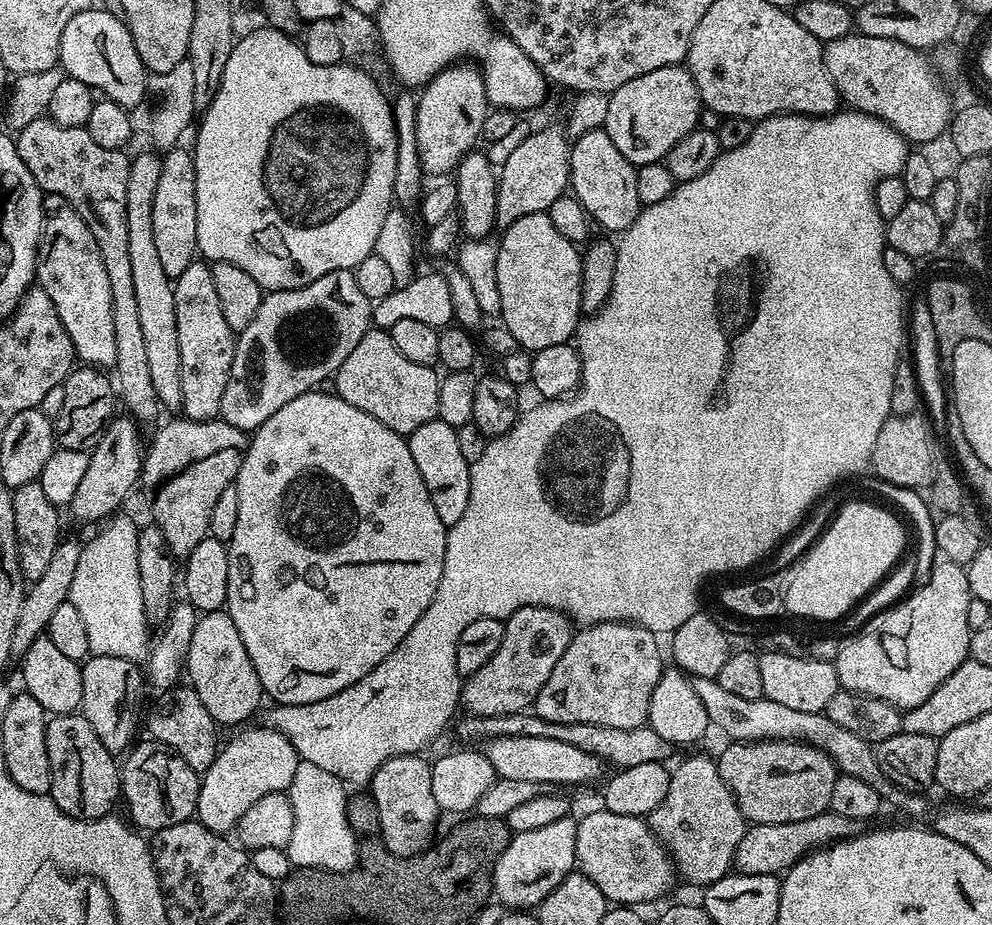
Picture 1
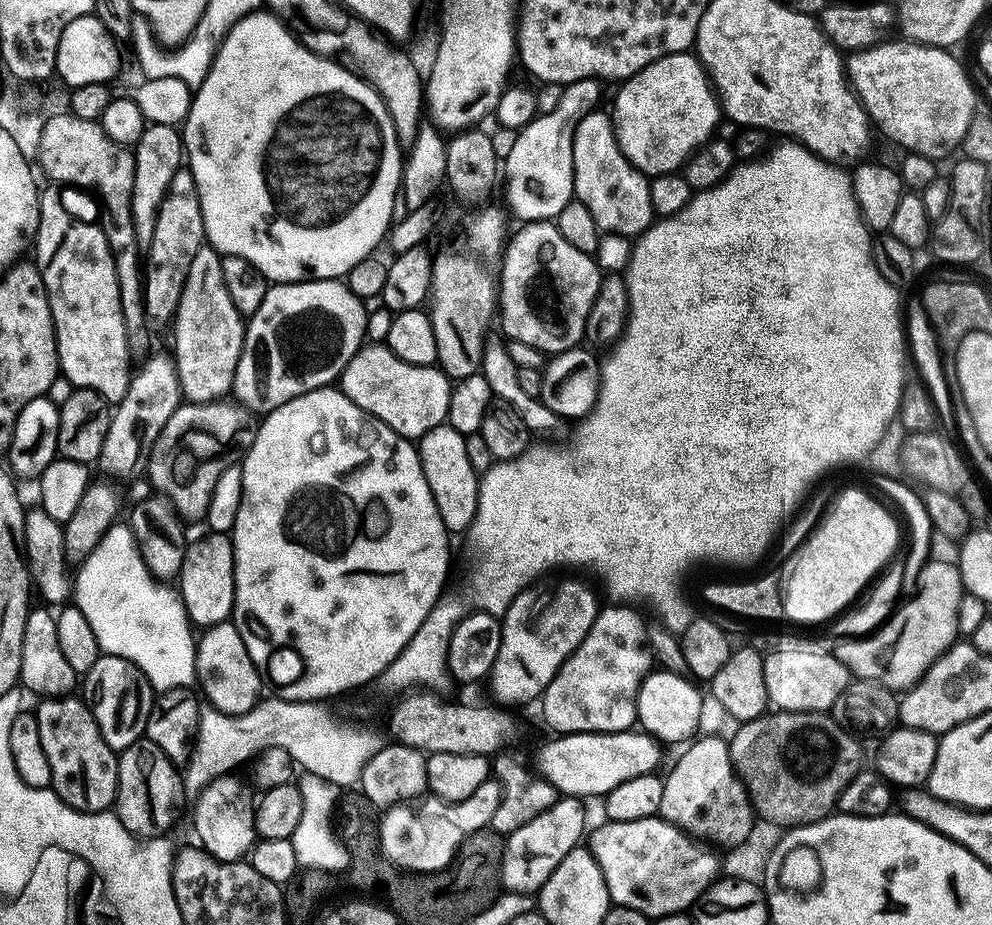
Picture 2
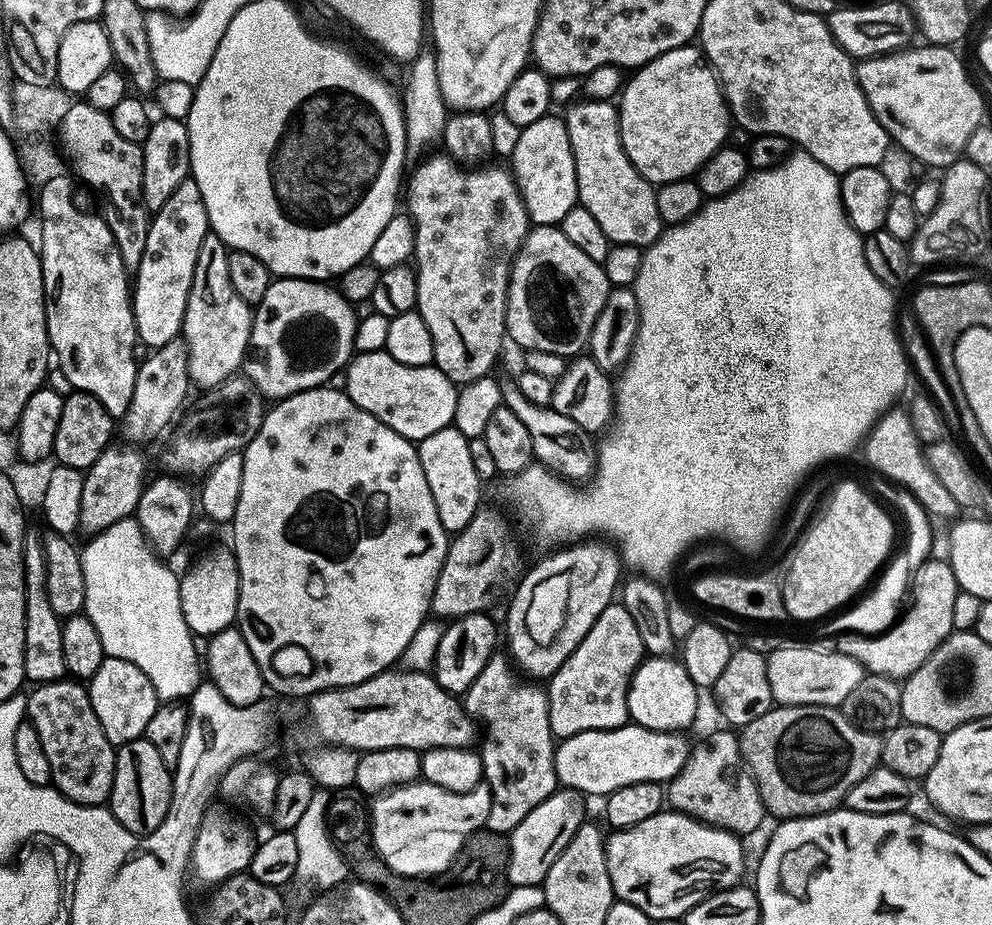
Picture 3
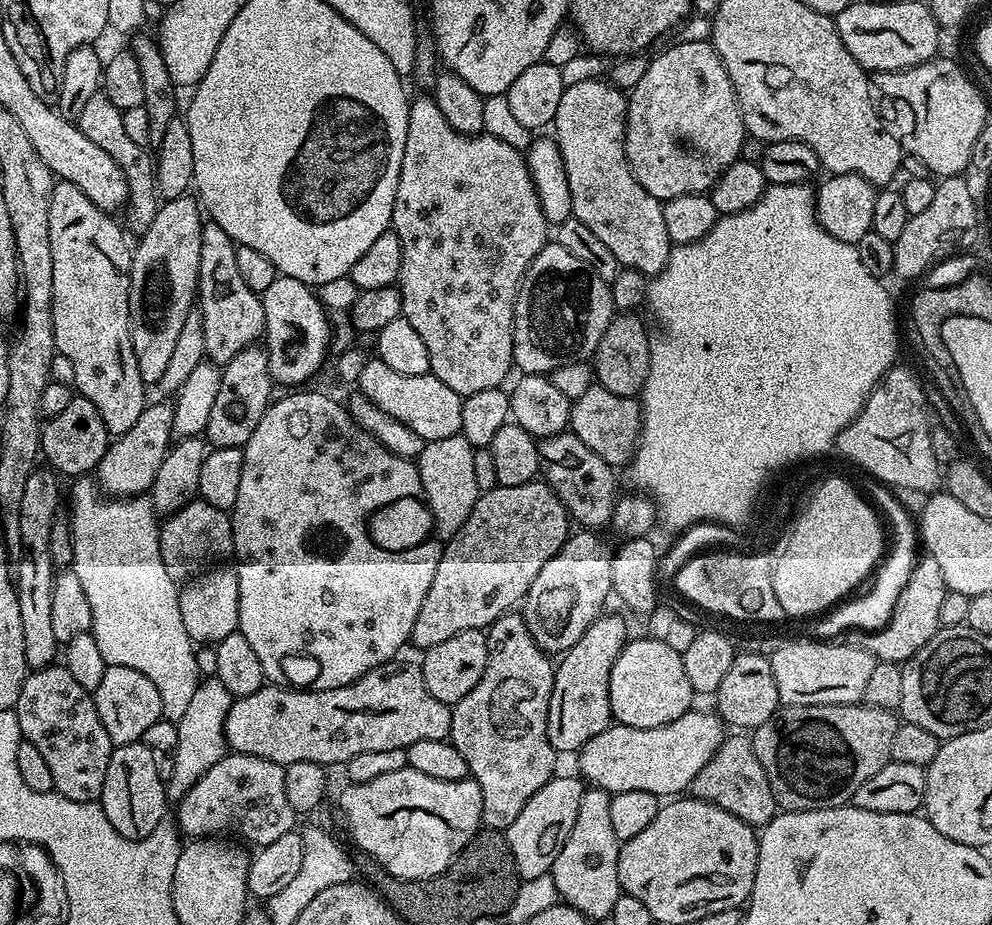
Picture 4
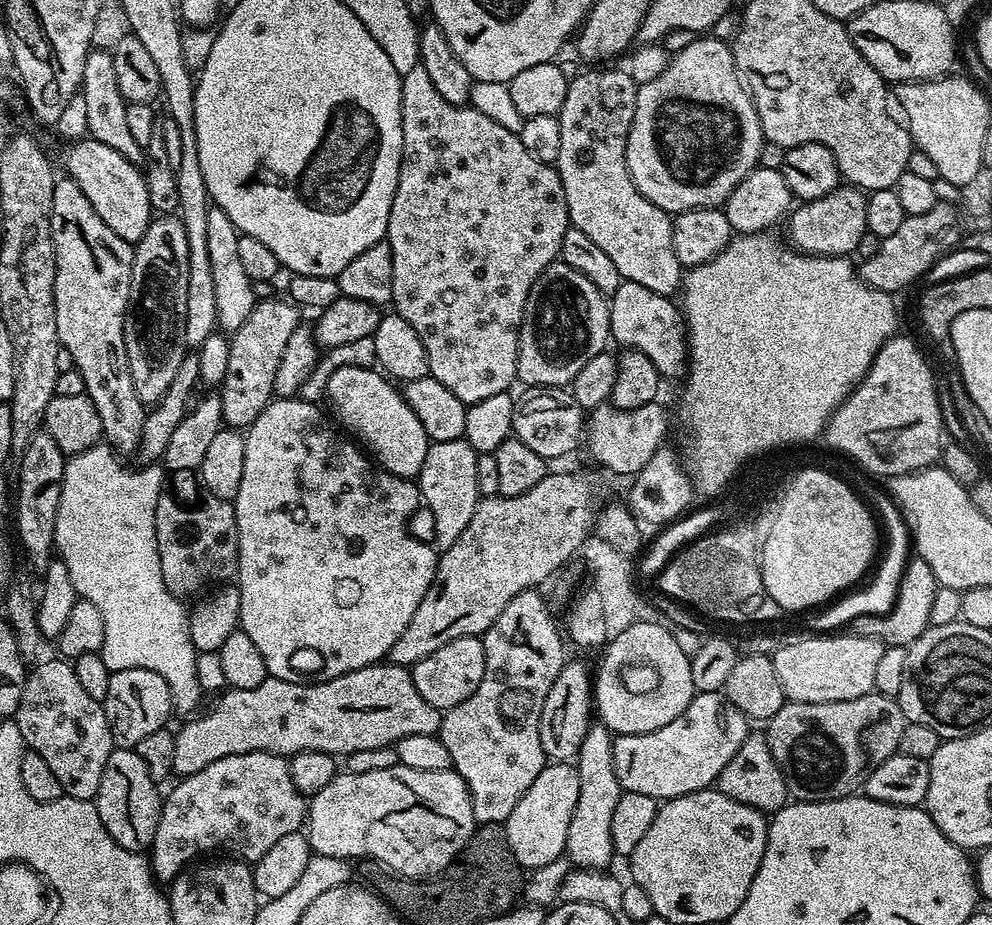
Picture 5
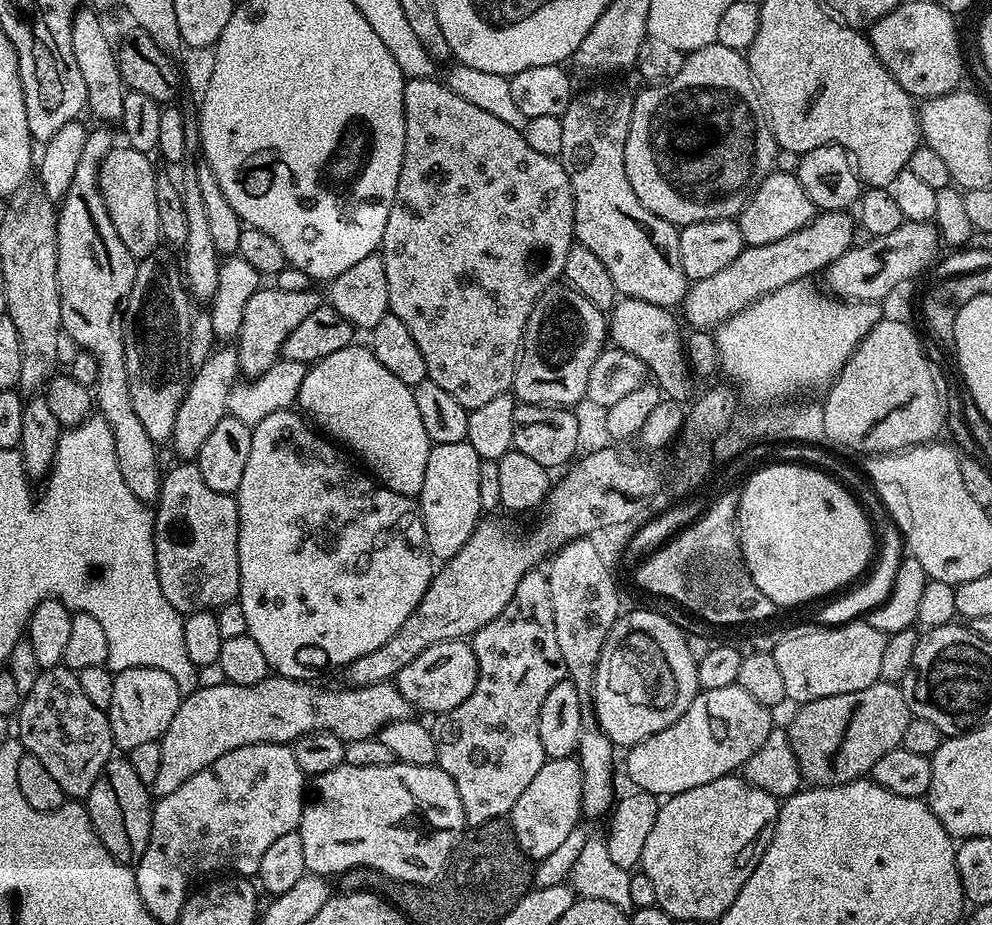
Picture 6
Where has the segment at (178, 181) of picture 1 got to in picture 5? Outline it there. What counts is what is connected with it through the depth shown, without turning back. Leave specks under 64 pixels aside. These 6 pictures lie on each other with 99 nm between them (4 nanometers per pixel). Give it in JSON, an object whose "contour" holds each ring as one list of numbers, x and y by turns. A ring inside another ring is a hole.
{"contour":[[160,214,150,222,144,237,136,241,132,254,132,277,128,312,124,315,126,358,130,358,130,378,138,390,138,398,151,406,159,402,162,394,170,390,178,366,182,366,188,343,186,342,186,280,190,278,189,243,186,226,179,215]]}

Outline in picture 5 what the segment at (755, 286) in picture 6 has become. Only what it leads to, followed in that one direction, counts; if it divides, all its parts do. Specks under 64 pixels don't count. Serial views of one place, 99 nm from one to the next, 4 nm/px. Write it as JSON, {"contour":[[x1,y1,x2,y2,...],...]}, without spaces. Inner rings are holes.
{"contour":[[841,186,822,198,801,203,787,221,788,236,792,239,791,247,805,254,851,257,856,252,858,242,862,242,864,233,868,231,867,201,867,195,861,189,855,186]]}

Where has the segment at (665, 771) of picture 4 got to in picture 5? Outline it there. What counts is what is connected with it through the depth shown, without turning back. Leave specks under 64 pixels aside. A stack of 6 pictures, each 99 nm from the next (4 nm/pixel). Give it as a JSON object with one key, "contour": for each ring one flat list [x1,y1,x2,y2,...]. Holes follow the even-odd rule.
{"contour":[[720,692,693,695,690,706,658,730,646,734,616,736,612,742,612,768,621,789,634,794,650,794,658,802,682,794,711,788,720,777,722,766,738,754,738,746,748,736,750,721]]}

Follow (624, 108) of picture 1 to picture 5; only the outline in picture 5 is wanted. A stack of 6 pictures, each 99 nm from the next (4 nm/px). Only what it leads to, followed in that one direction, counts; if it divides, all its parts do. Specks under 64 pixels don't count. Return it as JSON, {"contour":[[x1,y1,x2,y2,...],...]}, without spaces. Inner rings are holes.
{"contour":[[704,34,692,41,690,46,675,53,662,74,659,74,653,81,637,87,634,122,630,126,630,134,626,142,626,166,630,170,630,178,637,190,664,212,675,214,699,208,718,208,726,202,726,198,730,198,730,194,742,182,742,178,746,178,746,174,750,174,758,167,764,141,762,122,758,122,758,110,754,106,752,95,748,93,743,80,740,79,740,71,736,68,731,47,727,43,723,44,722,41,715,40,712,34]]}

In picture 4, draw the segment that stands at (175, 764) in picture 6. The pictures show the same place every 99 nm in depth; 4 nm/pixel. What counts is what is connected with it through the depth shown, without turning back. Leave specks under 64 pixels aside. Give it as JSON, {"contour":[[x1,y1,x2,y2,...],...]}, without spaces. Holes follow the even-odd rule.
{"contour":[[403,658,380,664,346,686,317,692,268,684,254,690,254,694,235,697,228,705,224,727,224,739,233,753,257,756,281,766,303,760,325,766,344,766,350,758,354,758,354,754,366,754,366,750,406,750,414,742,426,742,426,738,447,740,451,735,451,707,446,702,438,702,438,698,426,690,426,678,422,678,420,664,407,664]]}

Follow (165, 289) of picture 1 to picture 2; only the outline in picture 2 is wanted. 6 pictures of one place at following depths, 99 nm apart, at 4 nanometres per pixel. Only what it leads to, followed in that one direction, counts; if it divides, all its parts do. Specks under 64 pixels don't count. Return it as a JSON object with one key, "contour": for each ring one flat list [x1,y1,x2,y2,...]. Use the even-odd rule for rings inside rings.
{"contour":[[147,125,142,138,132,150,135,158,134,183,131,190,131,220,134,222,135,242,142,252,153,244,157,225,157,210,168,192,168,185,184,160,183,139,179,129,170,125]]}

